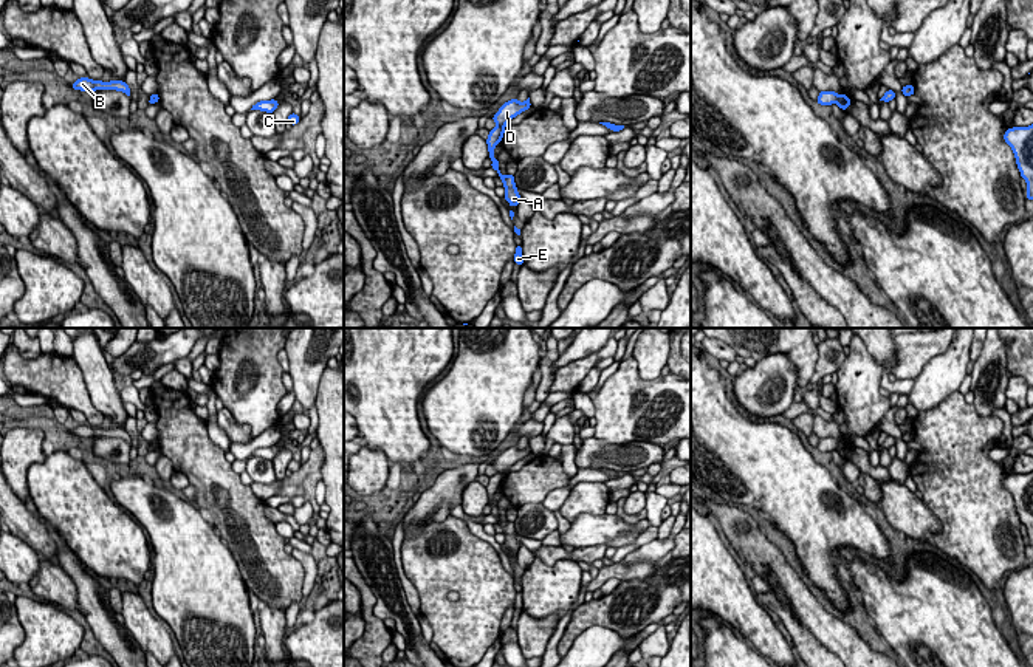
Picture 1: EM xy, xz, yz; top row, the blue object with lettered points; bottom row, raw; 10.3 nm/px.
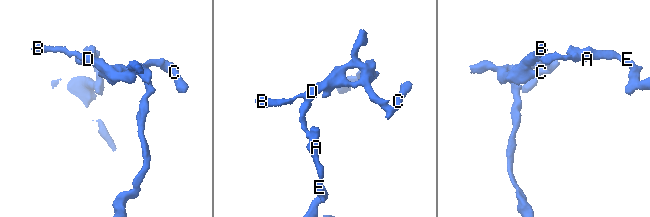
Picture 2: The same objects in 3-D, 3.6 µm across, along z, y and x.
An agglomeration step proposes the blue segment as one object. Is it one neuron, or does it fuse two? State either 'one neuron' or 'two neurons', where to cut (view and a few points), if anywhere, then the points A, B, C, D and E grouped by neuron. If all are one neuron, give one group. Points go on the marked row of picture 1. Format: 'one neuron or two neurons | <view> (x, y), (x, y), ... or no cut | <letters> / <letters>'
two neurons | xz (497, 124), (504, 129) | A E / B C D

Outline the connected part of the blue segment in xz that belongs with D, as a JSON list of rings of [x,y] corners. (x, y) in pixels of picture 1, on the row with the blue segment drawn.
[[[516,97],[505,102],[499,111],[492,116],[492,121],[499,125],[503,127],[516,118],[519,113],[528,110],[531,107],[530,97],[525,102],[519,102]]]

